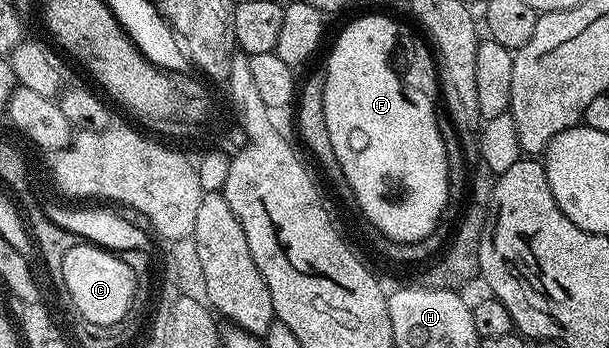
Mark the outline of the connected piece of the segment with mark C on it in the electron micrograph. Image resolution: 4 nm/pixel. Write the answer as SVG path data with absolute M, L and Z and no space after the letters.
M80 242L69 250L63 262L64 285L80 314L100 327L109 328L120 323L129 312L134 296L136 277L134 271L124 266L122 256L95 244Z

